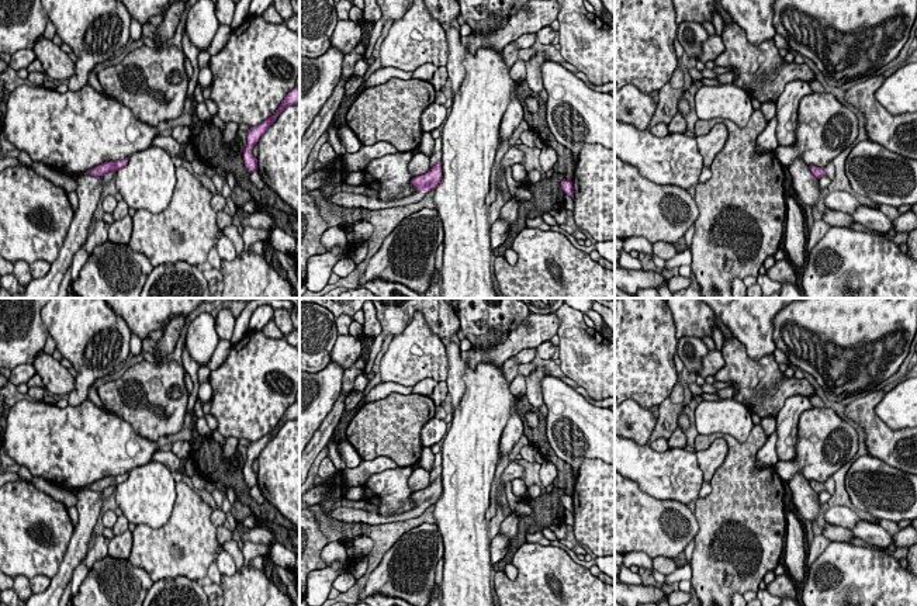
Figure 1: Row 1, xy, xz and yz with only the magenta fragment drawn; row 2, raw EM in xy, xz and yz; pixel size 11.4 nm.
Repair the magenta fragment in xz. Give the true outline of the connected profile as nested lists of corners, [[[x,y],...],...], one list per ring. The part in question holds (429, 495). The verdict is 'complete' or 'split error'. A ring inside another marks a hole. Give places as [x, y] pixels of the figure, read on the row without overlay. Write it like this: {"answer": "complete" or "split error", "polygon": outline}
{"answer": "split error", "polygon": [[[437,477],[428,488],[412,492],[411,499],[416,503],[412,510],[397,515],[380,515],[378,506],[354,502],[346,498],[335,502],[331,516],[347,523],[385,524],[404,522],[421,516],[442,495],[442,477]]]}

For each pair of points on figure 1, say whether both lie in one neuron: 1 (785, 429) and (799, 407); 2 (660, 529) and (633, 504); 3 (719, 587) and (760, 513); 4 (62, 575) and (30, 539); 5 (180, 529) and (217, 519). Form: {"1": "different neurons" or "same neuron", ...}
{"1": "same neuron", "2": "same neuron", "3": "same neuron", "4": "different neurons", "5": "different neurons"}

